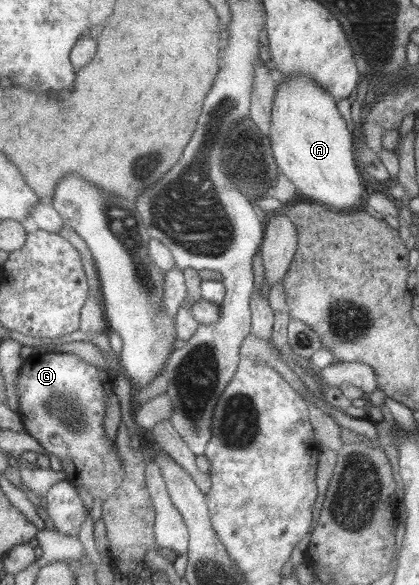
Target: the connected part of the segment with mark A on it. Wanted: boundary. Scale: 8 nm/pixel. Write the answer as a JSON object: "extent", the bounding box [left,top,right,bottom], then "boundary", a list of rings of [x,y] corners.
{"extent":[271,72,364,212],"boundary":[[[296,72],[286,76],[279,82],[276,95],[272,100],[271,111],[271,132],[273,156],[276,160],[279,171],[294,183],[298,197],[304,196],[324,204],[328,208],[338,211],[354,212],[363,209],[364,201],[362,194],[361,173],[358,171],[357,158],[355,156],[356,136],[350,133],[346,120],[342,118],[337,101],[326,93],[326,89],[302,72]]]}

